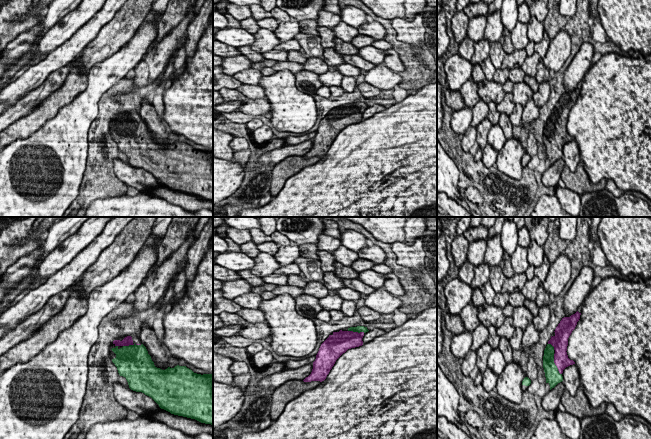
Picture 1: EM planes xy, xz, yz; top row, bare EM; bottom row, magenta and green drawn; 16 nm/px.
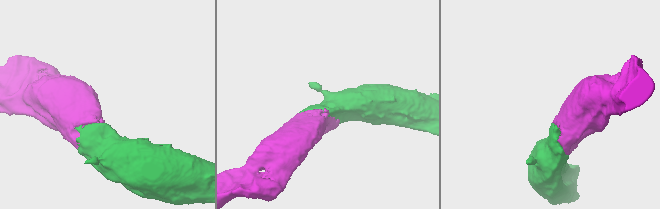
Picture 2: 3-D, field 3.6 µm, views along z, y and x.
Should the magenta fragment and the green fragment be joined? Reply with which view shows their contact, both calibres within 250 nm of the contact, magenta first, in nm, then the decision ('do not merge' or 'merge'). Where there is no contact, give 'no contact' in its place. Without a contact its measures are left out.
yz | 240/240 nm | merge

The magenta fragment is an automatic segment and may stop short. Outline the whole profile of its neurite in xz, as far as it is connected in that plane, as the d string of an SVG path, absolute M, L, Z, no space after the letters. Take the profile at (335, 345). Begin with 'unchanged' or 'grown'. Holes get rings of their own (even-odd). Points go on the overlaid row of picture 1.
grown; M364 326L350 327L347 331L340 330L321 344L316 359L313 362L311 374L304 382L324 381L334 366L336 360L348 349L363 345L362 338L369 330Z

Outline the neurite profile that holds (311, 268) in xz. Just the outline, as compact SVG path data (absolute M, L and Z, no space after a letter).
M299 257L294 263L299 266L301 272L309 281L322 282L324 272L321 270L320 260Z

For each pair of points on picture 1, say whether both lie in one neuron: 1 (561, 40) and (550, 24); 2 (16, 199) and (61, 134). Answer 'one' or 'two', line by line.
1: two
2: one

